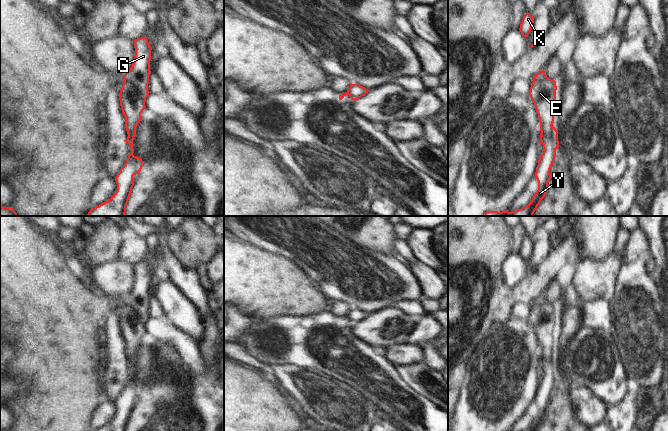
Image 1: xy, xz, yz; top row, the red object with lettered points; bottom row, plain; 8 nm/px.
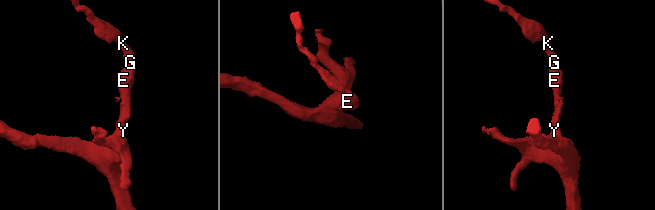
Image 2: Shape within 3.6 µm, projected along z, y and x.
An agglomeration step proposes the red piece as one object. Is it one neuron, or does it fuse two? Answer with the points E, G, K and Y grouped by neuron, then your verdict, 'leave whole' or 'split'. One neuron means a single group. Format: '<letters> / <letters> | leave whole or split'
E G K Y | leave whole

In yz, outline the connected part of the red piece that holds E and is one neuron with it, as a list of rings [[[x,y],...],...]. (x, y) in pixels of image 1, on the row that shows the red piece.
[[[544,70],[534,76],[529,95],[540,122],[540,143],[543,145],[543,153],[539,157],[534,174],[538,181],[538,190],[533,195],[531,202],[515,211],[486,211],[482,216],[533,216],[541,200],[545,197],[548,183],[552,178],[550,169],[555,160],[556,149],[559,147],[558,130],[552,126],[556,90],[556,81],[548,78]]]

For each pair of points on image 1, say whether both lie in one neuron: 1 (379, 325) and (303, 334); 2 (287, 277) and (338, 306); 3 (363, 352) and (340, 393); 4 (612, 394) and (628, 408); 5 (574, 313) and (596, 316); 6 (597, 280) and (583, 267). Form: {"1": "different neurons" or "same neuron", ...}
{"1": "different neurons", "2": "different neurons", "3": "different neurons", "4": "different neurons", "5": "different neurons", "6": "same neuron"}

